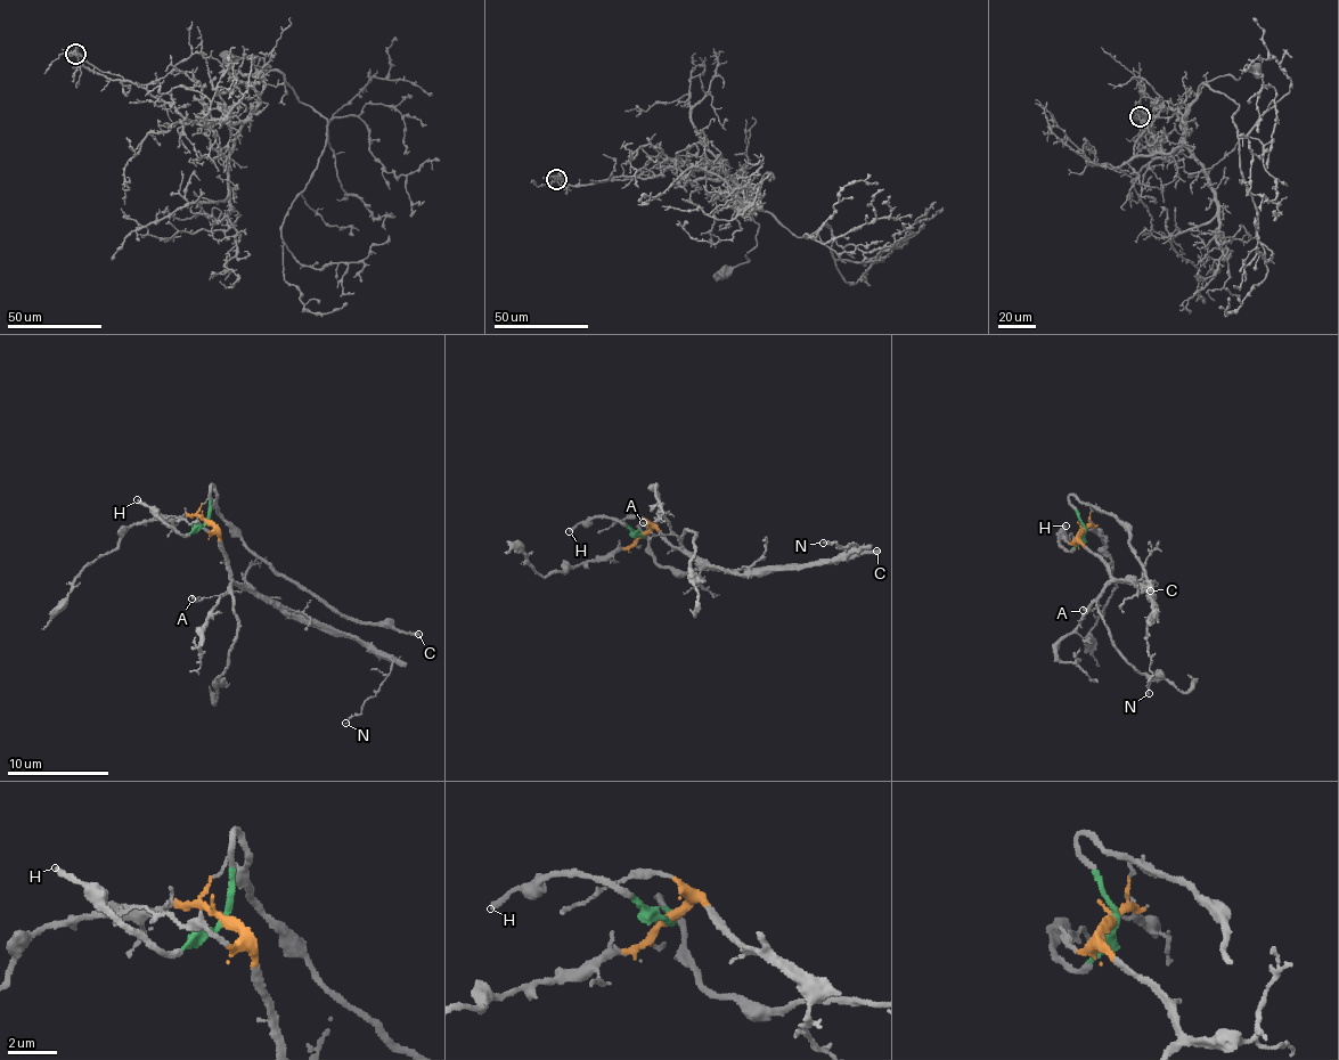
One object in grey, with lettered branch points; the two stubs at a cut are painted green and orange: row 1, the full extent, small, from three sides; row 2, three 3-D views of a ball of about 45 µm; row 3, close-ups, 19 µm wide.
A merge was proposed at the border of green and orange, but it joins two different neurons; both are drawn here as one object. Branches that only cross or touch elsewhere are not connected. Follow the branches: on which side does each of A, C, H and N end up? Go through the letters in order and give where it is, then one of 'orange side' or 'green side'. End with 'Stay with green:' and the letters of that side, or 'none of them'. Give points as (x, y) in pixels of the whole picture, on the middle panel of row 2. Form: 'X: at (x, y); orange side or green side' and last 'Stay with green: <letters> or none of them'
A: at (643, 522); orange side
C: at (876, 551); green side
H: at (569, 531); green side
N: at (823, 543); orange side
Stay with green: C, H

